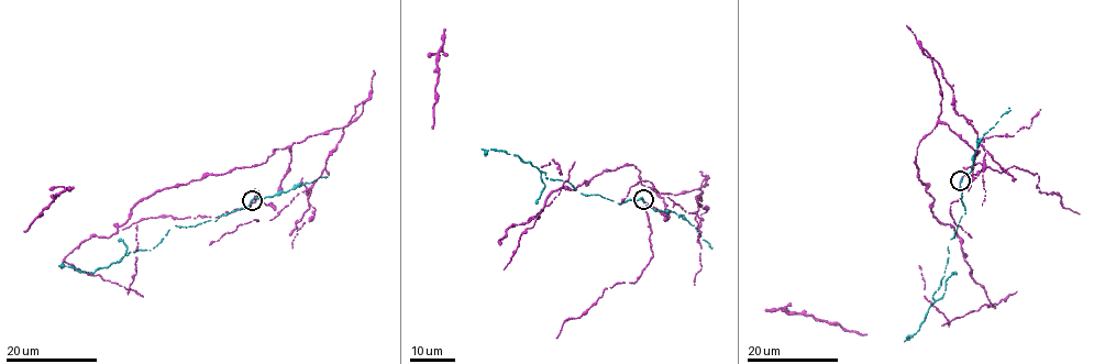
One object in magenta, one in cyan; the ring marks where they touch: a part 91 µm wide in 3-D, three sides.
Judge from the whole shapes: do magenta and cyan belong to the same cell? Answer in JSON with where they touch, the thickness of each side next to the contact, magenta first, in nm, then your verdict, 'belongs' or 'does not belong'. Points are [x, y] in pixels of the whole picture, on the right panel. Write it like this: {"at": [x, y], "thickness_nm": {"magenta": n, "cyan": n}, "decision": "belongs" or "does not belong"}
{"at": [960, 180], "thickness_nm": {"magenta": 240, "cyan": 280}, "decision": "does not belong"}

